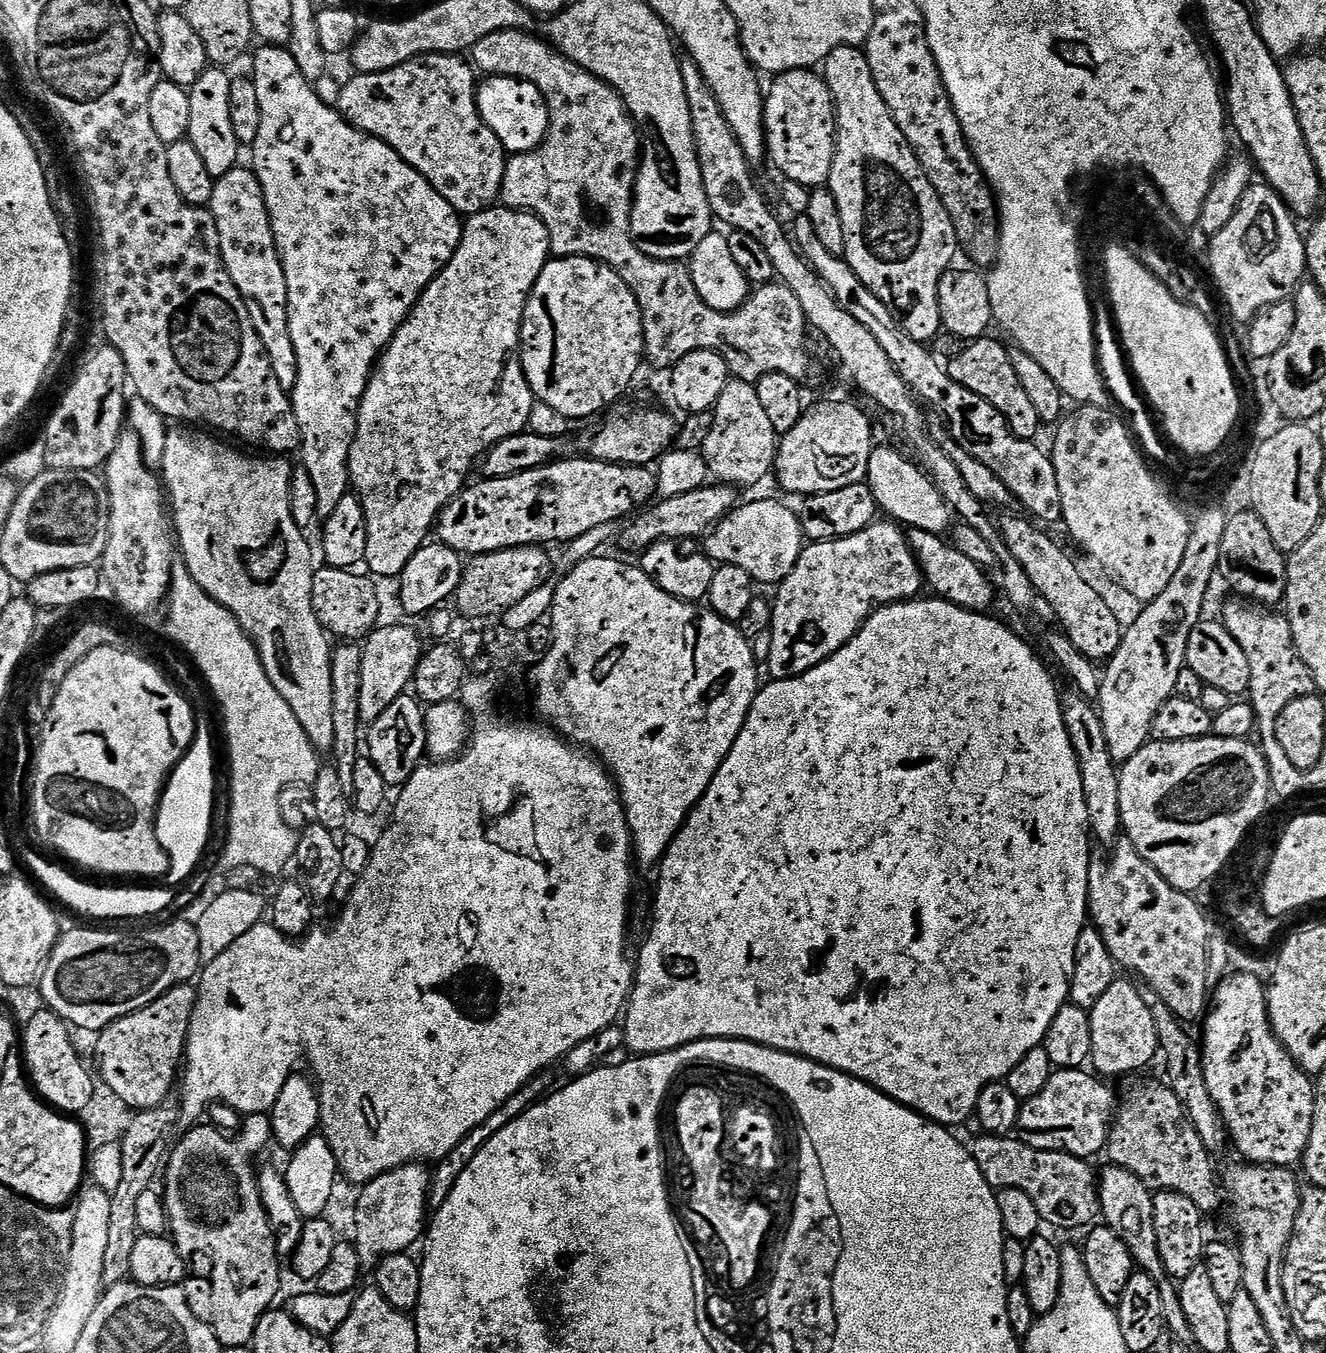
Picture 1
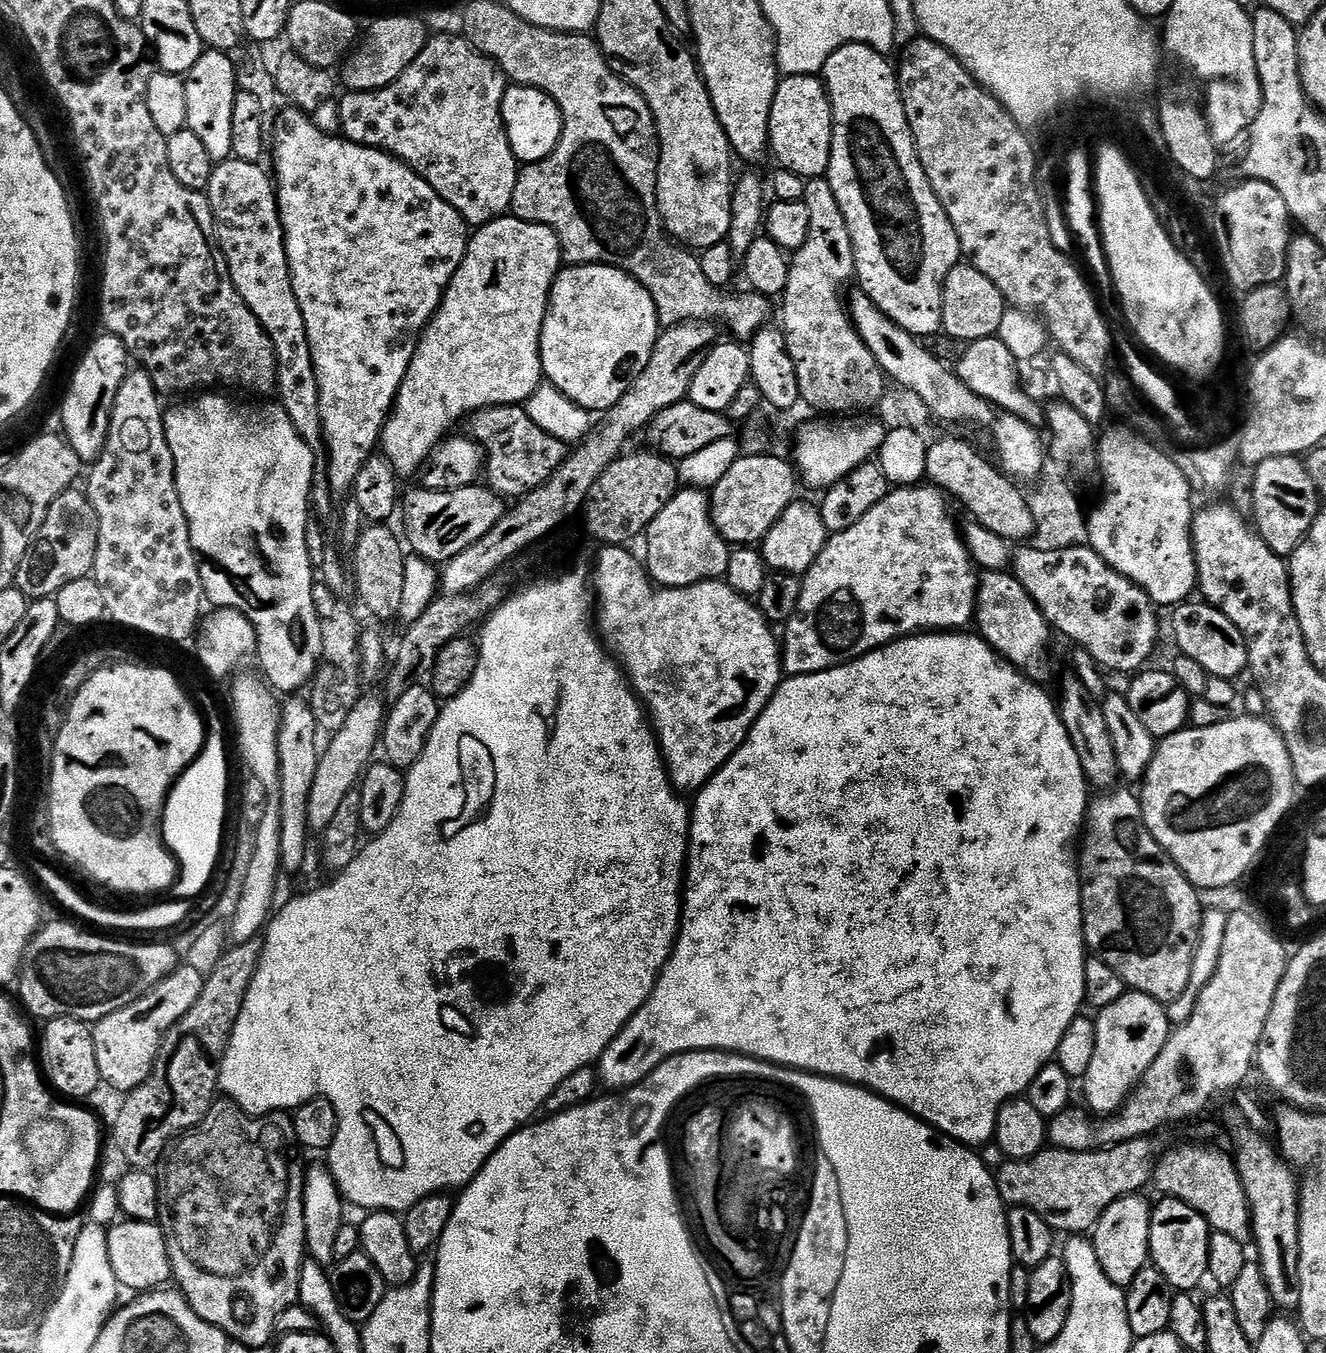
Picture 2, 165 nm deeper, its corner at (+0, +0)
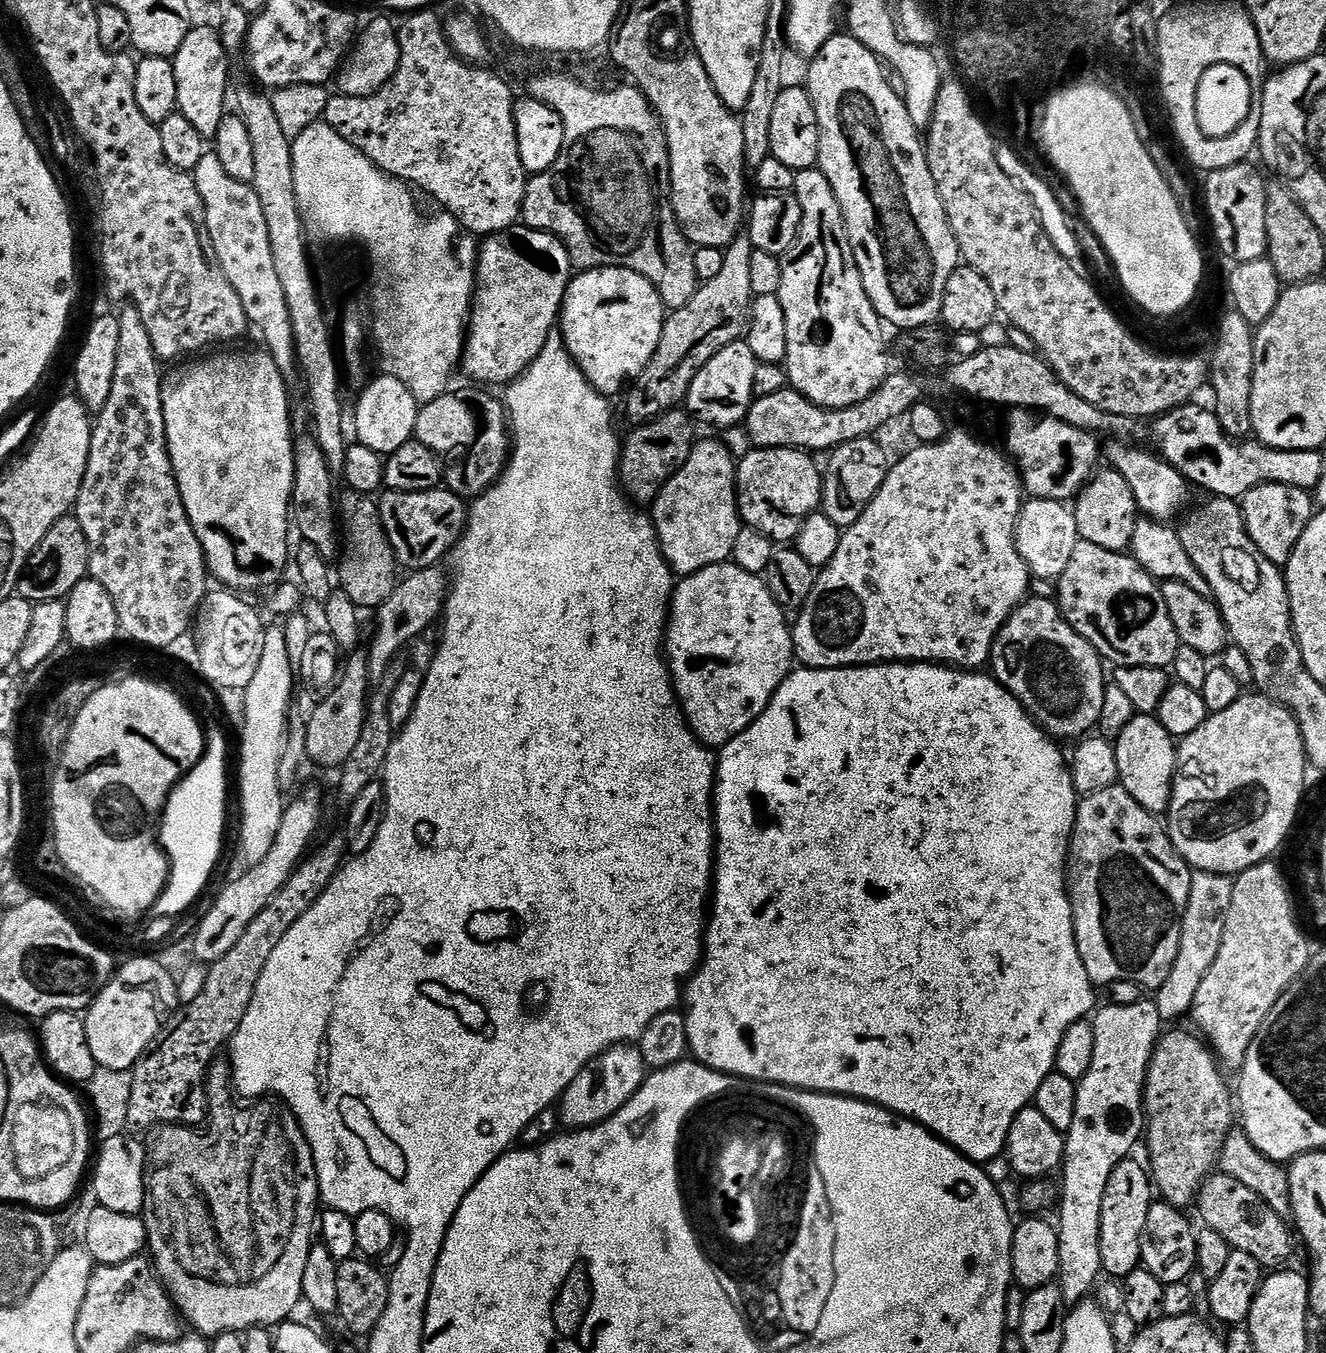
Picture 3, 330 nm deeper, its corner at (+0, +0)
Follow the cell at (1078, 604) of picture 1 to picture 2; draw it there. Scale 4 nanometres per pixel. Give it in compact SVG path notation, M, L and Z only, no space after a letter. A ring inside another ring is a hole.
M944 436L928 444L927 470L925 475L927 479L941 491L947 493L953 501L956 500L962 507L968 508L968 512L975 523L986 526L994 534L998 534L1002 539L1009 542L1024 542L1028 535L1031 537L1037 531L1035 515L1031 513L1028 505L1028 496L1020 493L1021 485L1005 476L999 467L993 461L989 462L970 444L956 436Z

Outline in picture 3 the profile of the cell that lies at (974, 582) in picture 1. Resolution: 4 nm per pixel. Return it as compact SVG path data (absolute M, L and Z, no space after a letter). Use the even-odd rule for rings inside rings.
M1032 599L1019 604L996 635L990 672L1045 732L1076 742L1087 737L1102 718L1106 664L1094 646L1066 622L1055 599Z

